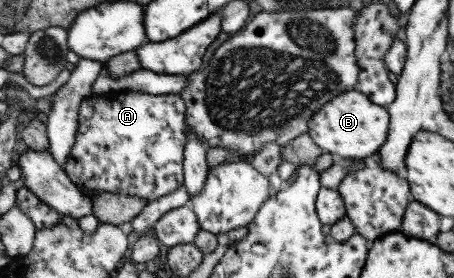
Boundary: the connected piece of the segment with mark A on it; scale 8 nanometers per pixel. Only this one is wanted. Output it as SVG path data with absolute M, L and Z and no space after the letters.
M126 91L116 95L87 96L78 107L76 133L70 153L66 155L65 175L90 199L106 191L154 200L183 182L182 155L186 131L185 106L178 94L149 95Z

